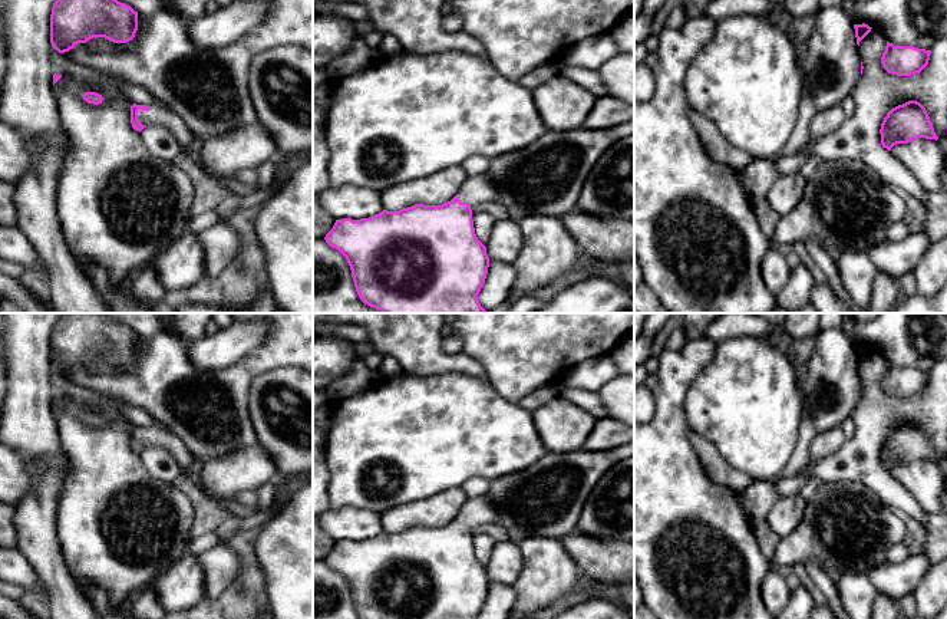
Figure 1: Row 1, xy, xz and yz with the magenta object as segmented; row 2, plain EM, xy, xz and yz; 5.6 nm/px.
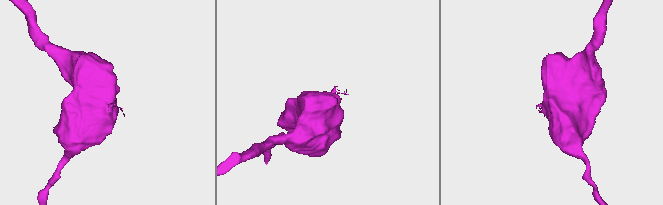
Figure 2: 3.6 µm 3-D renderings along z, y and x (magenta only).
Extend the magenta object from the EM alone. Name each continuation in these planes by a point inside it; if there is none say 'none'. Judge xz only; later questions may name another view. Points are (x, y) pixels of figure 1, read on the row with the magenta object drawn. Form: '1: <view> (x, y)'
1: xz (479, 188)

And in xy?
1: xy (159, 115)

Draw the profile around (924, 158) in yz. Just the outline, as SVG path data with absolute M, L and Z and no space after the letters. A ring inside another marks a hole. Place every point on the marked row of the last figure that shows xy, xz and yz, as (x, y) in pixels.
M918 138L897 144L891 154L913 172L925 191L946 191L943 184L946 154L936 139Z

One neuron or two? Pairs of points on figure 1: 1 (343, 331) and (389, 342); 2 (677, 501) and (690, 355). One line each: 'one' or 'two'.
1: two
2: one

